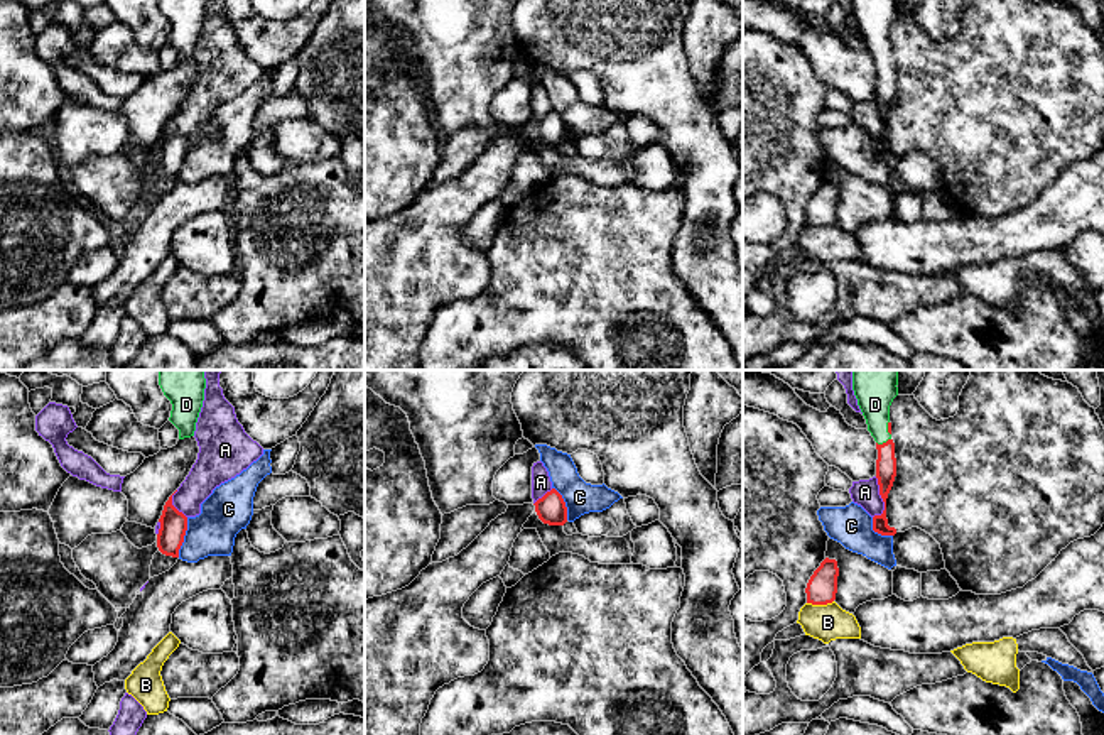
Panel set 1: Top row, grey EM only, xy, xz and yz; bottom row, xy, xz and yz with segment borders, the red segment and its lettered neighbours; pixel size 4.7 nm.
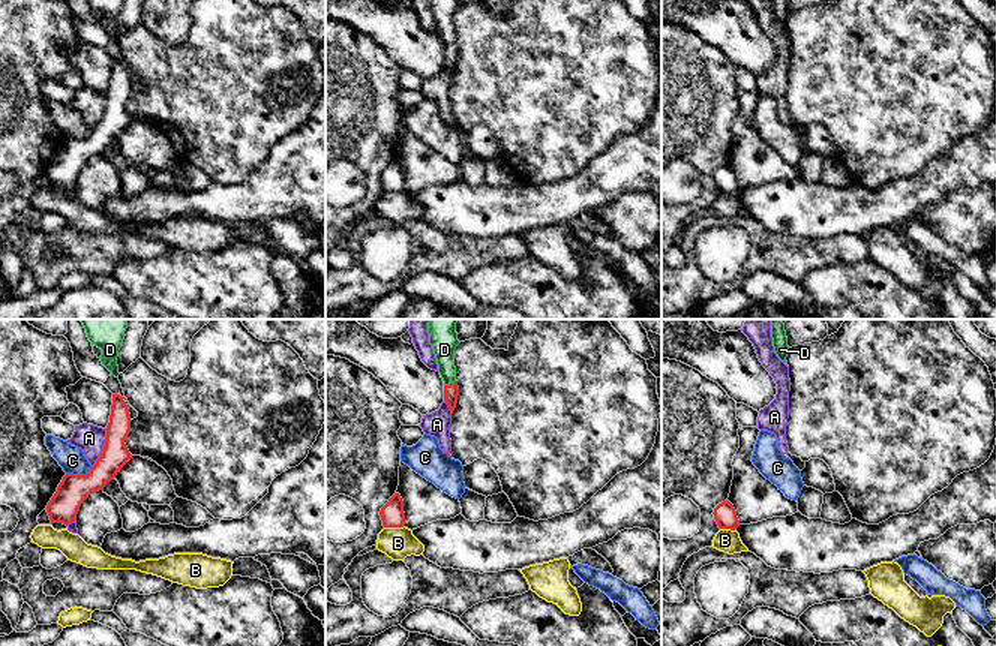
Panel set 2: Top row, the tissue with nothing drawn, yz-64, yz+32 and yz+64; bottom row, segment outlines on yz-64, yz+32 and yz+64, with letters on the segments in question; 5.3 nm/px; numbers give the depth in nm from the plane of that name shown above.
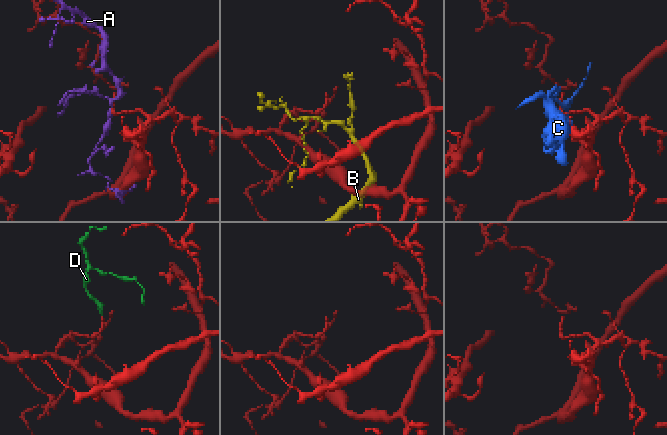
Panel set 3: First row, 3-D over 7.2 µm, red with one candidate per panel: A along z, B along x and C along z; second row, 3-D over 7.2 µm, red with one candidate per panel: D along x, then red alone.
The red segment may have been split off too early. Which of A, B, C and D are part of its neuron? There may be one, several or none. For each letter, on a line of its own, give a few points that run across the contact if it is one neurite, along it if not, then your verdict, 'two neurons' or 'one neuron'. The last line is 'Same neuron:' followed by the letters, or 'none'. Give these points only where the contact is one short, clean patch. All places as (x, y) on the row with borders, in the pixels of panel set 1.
A: two neurons
B: two neurons
C: two neurons
D: line yz (887, 463), (883, 443), (875, 392); one neuron
Same neuron: D

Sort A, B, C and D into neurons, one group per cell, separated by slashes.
A / B / C / D

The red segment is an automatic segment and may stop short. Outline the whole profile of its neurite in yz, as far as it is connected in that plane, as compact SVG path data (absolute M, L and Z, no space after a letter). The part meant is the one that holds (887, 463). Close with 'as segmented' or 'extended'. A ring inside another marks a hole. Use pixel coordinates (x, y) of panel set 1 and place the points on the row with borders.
M852 370L852 390L866 419L868 431L876 441L876 478L885 502L881 515L873 517L873 531L895 536L888 525L886 498L896 476L895 443L891 439L890 406L898 395L898 370Z | extended

